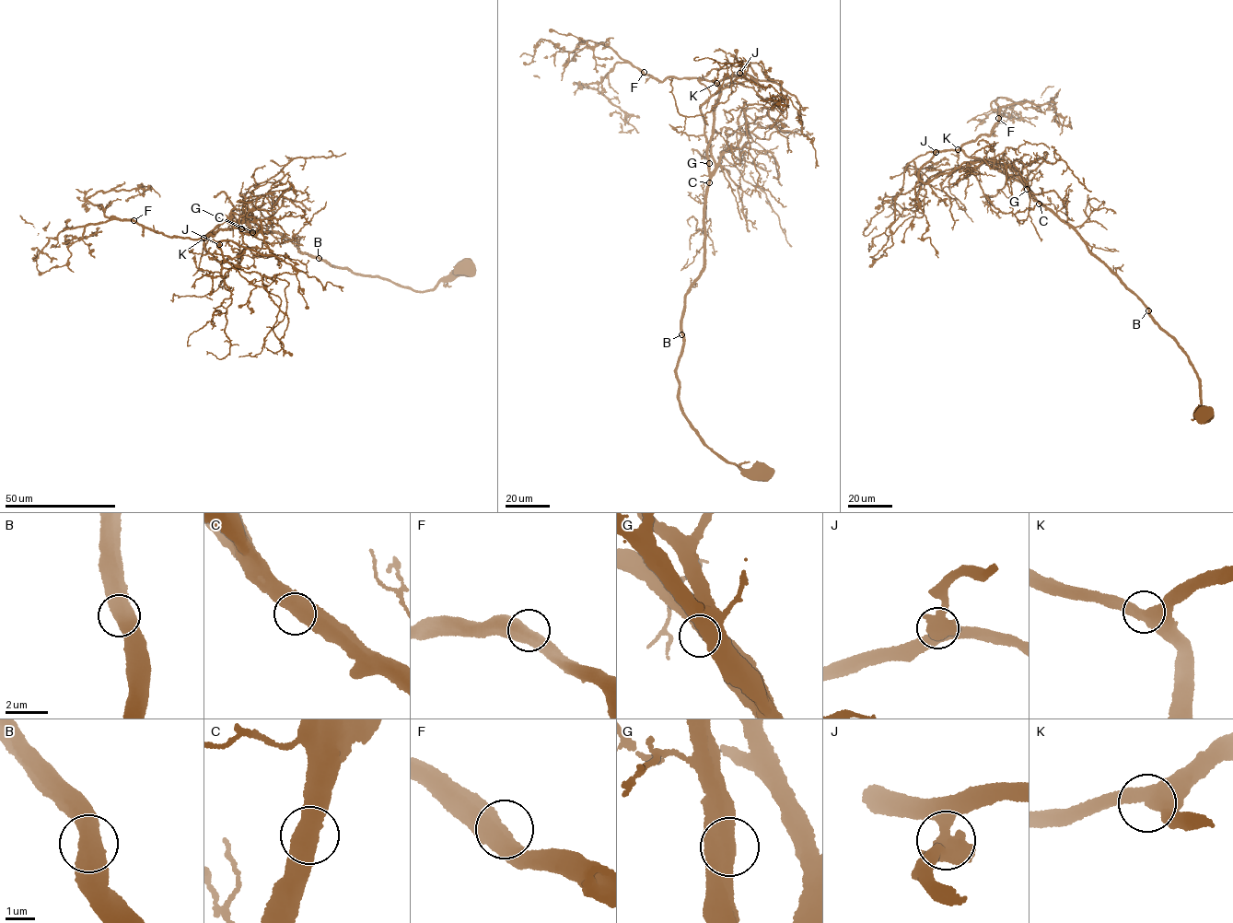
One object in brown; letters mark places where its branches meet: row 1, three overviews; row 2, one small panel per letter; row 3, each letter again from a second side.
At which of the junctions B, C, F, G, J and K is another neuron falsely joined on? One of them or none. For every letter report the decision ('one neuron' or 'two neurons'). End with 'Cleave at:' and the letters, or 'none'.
B: one neuron
C: one neuron
F: one neuron
G: one neuron
J: one neuron
K: one neuron
Cleave at: none

